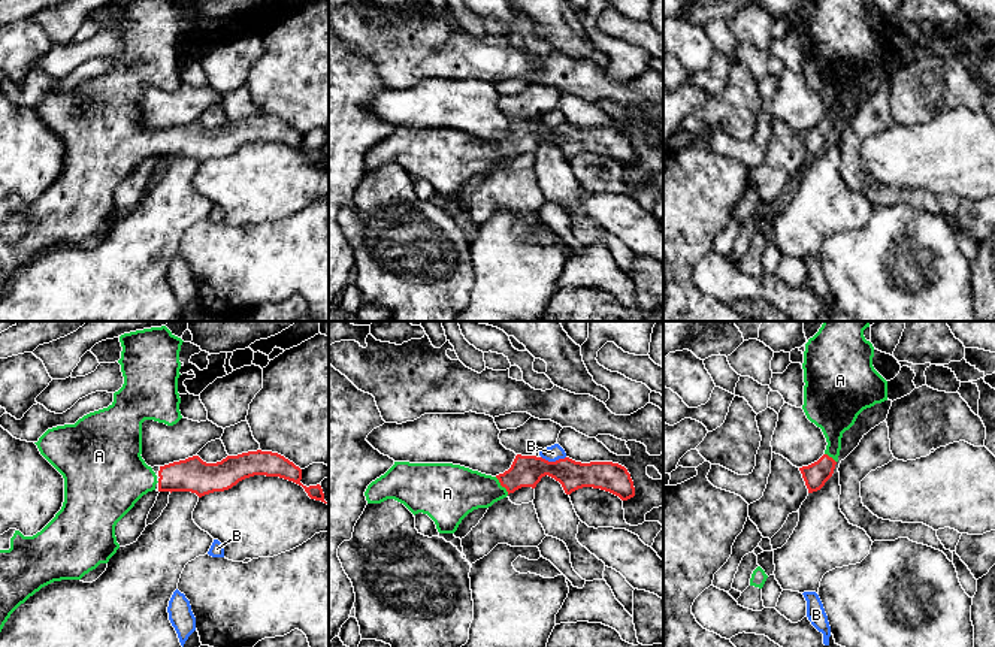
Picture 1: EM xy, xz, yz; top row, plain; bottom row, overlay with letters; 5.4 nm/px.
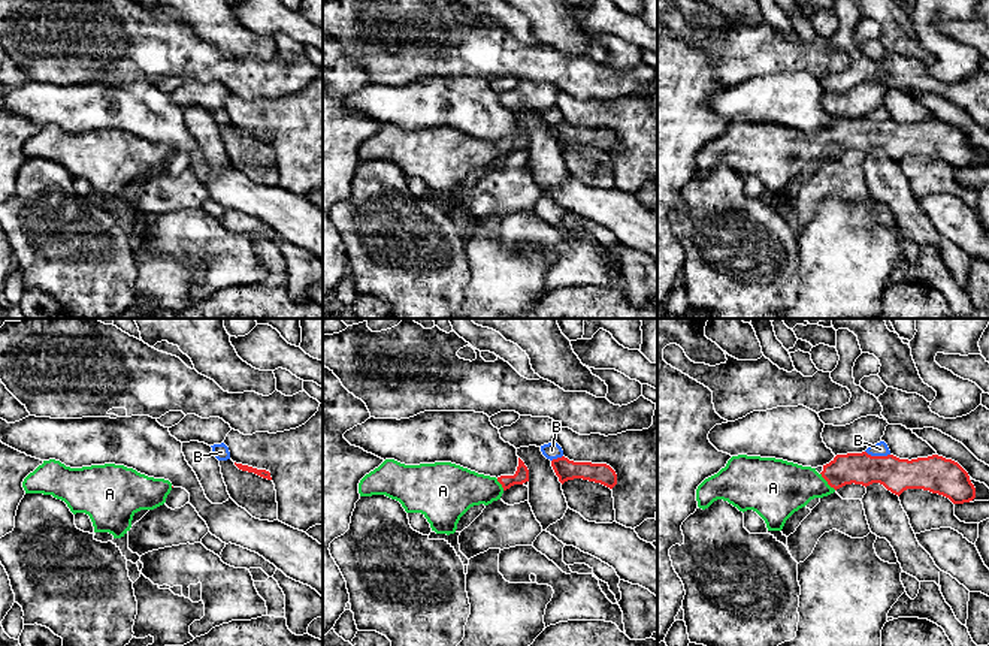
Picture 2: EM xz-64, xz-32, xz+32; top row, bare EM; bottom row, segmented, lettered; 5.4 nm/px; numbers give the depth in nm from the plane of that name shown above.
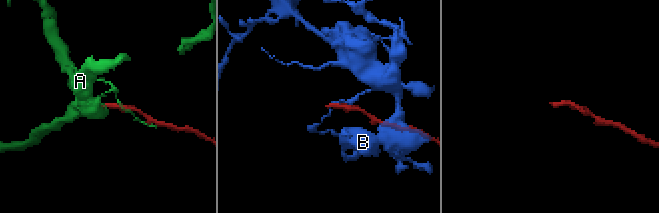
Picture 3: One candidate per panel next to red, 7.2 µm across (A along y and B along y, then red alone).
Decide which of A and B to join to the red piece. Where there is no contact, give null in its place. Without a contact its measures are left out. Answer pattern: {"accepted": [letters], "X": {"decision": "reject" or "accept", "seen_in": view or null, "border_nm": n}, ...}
{"accepted": ["A"], "A": {"decision": "accept", "seen_in": "xz", "border_nm": 120}, "B": {"decision": "reject", "seen_in": "xz", "border_nm": 140}}

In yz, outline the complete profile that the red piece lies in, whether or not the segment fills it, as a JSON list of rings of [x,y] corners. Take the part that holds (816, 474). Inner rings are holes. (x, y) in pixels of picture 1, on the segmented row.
[[[823,321],[804,351],[804,405],[807,418],[826,438],[825,454],[799,468],[808,493],[832,477],[841,438],[858,415],[887,400],[887,381],[874,369],[874,347],[864,330],[871,321]]]

